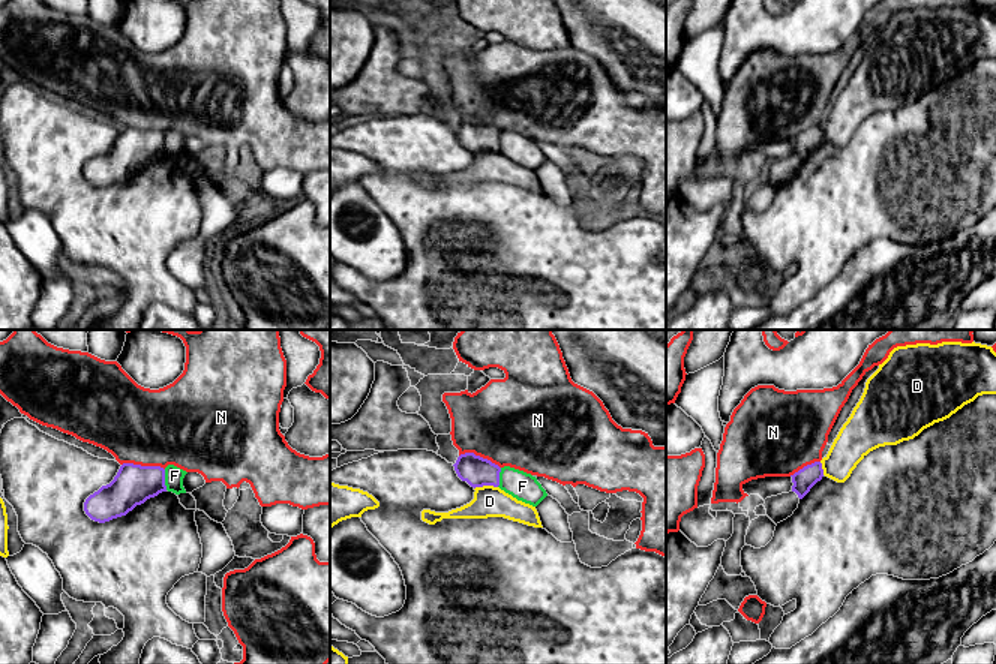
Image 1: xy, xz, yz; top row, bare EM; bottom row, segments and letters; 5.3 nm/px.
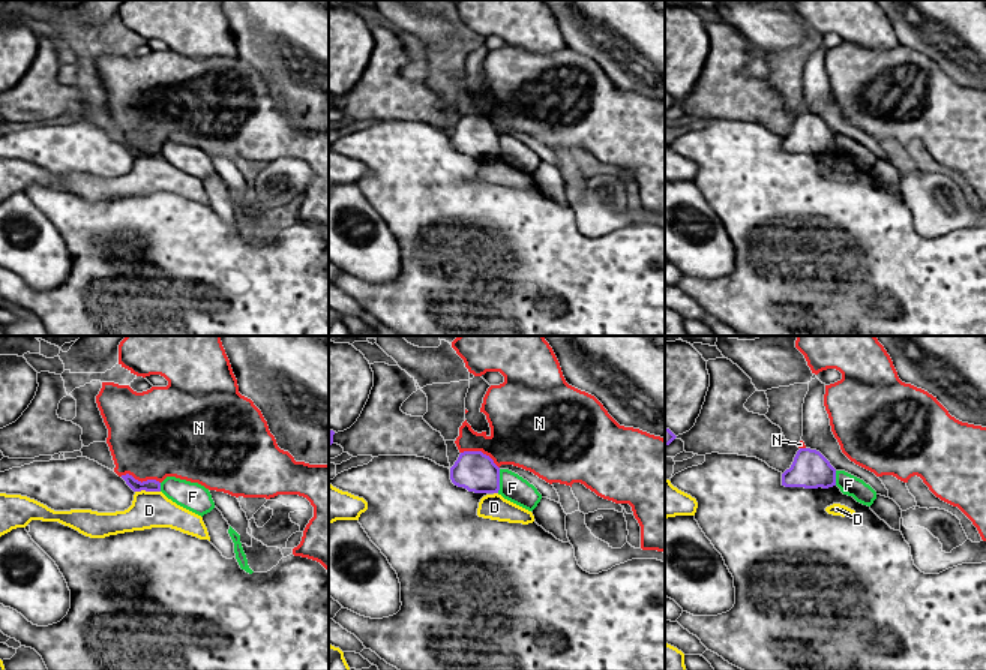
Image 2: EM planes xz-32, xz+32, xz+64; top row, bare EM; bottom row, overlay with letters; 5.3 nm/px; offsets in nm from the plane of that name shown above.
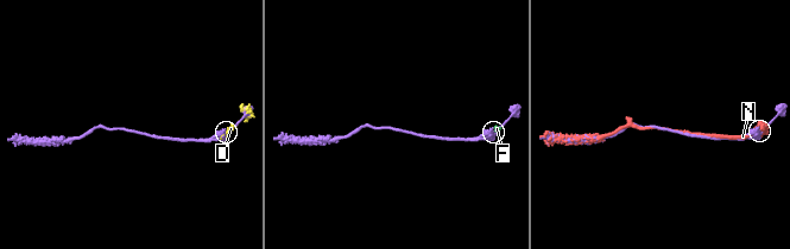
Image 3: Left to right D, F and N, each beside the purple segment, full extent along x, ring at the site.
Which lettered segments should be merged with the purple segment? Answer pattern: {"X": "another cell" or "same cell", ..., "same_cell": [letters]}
{"D": "another cell", "F": "another cell", "N": "another cell", "same_cell": []}

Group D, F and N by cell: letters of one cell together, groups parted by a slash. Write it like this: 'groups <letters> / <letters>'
groups D / F / N

